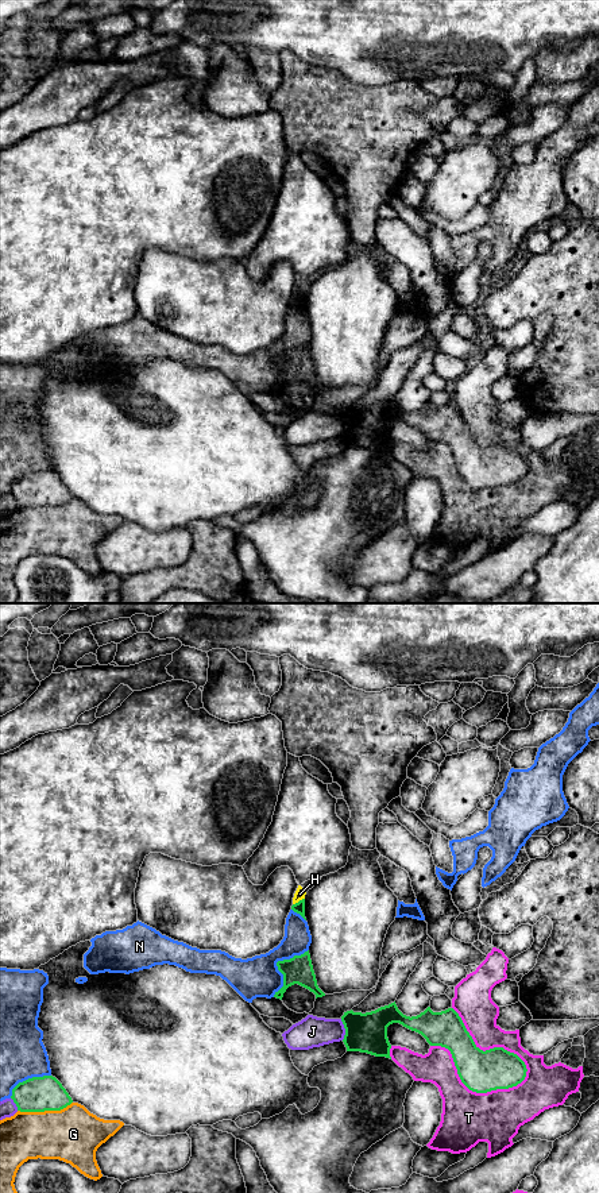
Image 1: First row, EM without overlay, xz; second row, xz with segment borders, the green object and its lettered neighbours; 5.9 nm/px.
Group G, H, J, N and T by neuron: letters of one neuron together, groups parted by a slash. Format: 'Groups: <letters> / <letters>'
Groups: G / H / J / N / T

